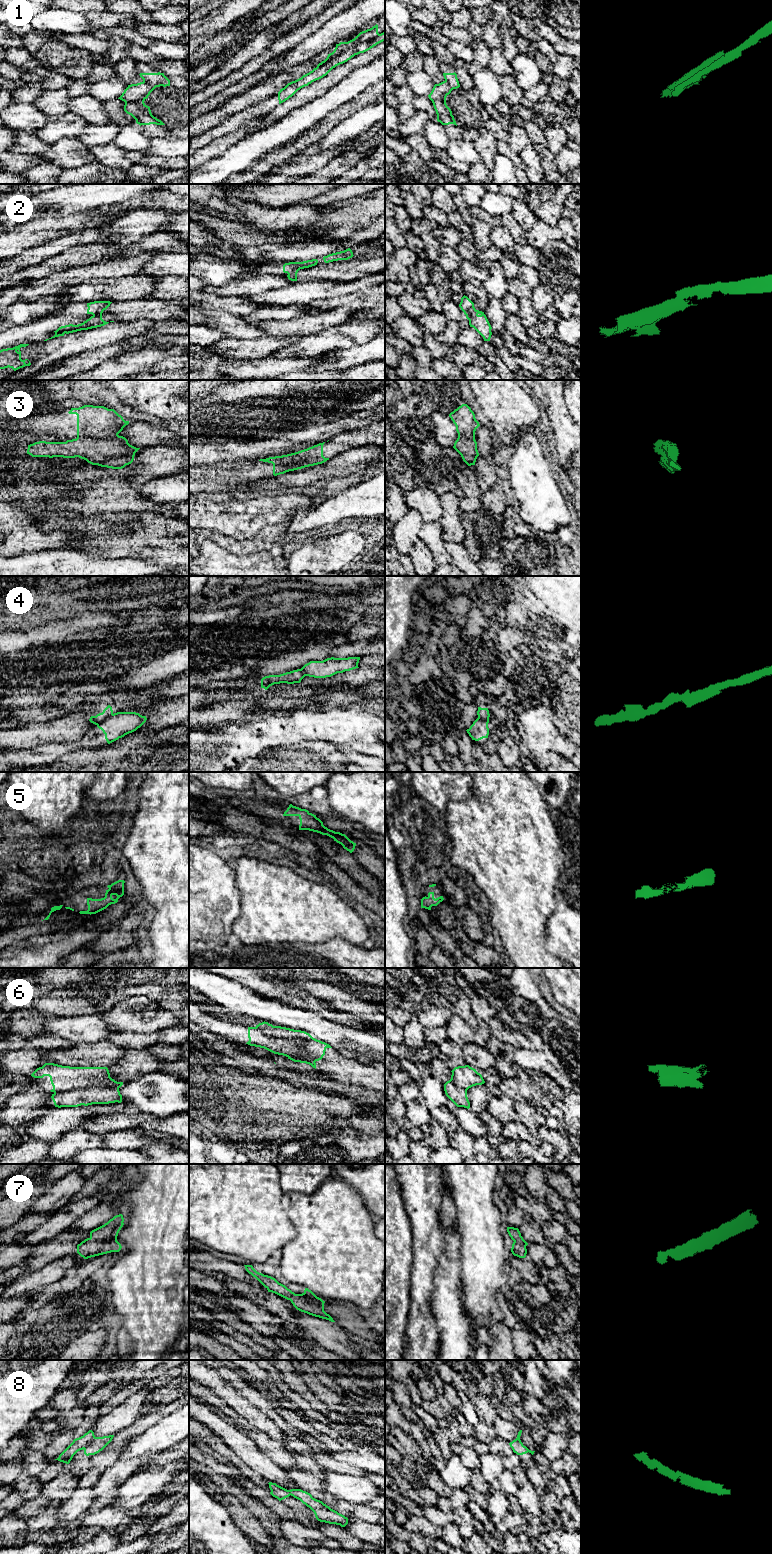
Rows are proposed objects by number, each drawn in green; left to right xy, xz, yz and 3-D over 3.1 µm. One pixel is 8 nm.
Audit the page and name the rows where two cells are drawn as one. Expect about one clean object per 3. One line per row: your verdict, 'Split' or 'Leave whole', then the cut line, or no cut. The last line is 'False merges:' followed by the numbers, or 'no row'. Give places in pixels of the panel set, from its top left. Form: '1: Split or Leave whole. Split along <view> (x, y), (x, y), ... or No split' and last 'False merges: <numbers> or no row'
1: Split. Split along xz (379, 34), (372, 39), (357, 43), (317, 66)
2: Split. Split along xz (299, 268), (288, 274)
3: Split. Split along xy (117, 434), (111, 437), (77, 438)
4: Split. Split along xy (112, 713), (97, 725)
5: Leave whole. No split
6: Split. Split along xy (118, 1088), (112, 1085), (88, 1085), (54, 1093)
7: Leave whole. No split
8: Split. Split along xy (95, 1437), (83, 1448)
False merges: 1, 2, 3, 4, 6, 8

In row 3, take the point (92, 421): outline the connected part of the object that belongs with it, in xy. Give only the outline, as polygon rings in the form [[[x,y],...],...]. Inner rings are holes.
[[[84,405],[68,413],[77,415],[77,438],[115,437],[129,424],[114,409],[104,406]]]

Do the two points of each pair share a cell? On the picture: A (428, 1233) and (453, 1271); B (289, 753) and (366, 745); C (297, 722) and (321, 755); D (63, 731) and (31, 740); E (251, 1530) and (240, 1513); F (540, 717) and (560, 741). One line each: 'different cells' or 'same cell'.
A: different cells
B: different cells
C: different cells
D: same cell
E: same cell
F: same cell

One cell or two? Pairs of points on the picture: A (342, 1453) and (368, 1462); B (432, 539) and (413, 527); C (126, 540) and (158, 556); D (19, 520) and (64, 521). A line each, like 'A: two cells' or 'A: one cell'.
A: one cell
B: two cells
C: two cells
D: two cells

